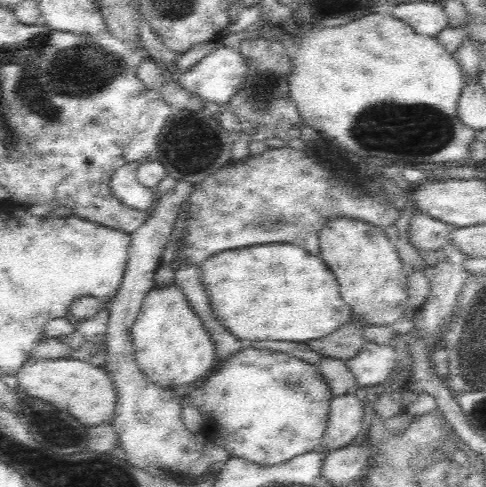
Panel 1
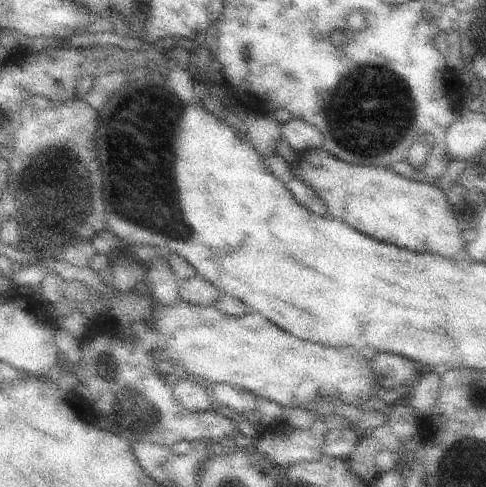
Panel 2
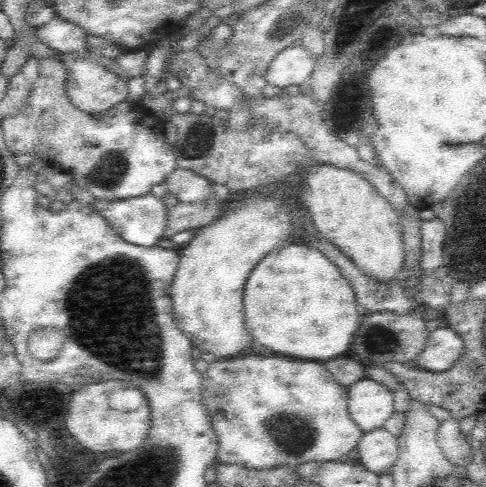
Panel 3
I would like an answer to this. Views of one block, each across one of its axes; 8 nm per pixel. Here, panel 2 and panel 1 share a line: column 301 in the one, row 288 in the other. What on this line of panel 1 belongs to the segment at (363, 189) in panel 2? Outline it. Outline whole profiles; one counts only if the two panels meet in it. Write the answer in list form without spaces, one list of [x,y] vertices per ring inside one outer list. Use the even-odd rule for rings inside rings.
[[[176,282],[156,286],[156,288],[152,288],[152,292],[148,292],[148,296],[140,308],[140,314],[136,318],[136,324],[132,326],[132,344],[136,350],[138,368],[144,372],[144,376],[148,380],[152,380],[154,384],[158,384],[162,388],[180,388],[182,390],[182,386],[186,386],[186,384],[190,386],[192,382],[206,380],[216,370],[216,360],[218,360],[216,342],[206,332],[204,322],[192,310],[192,304],[186,300],[186,296],[182,294],[182,288]]]

